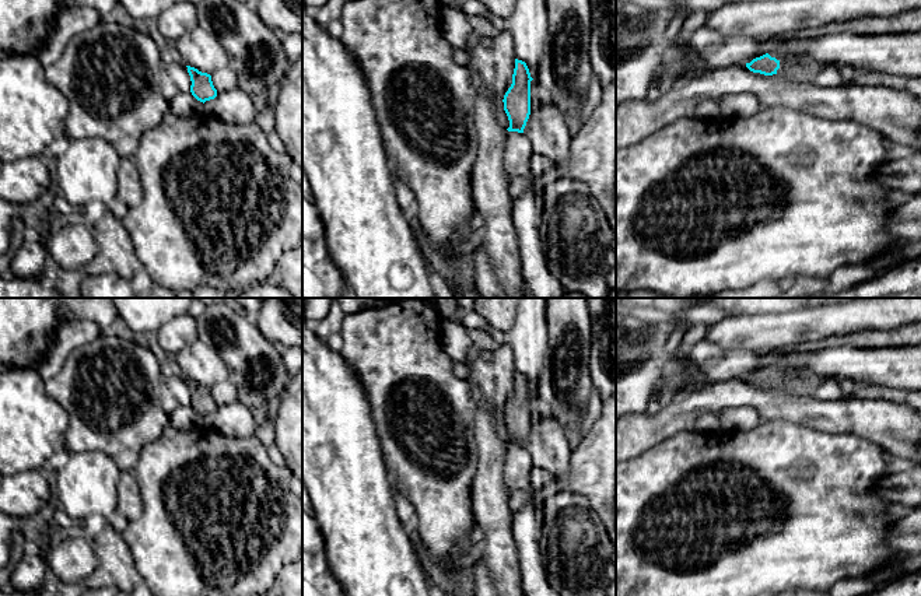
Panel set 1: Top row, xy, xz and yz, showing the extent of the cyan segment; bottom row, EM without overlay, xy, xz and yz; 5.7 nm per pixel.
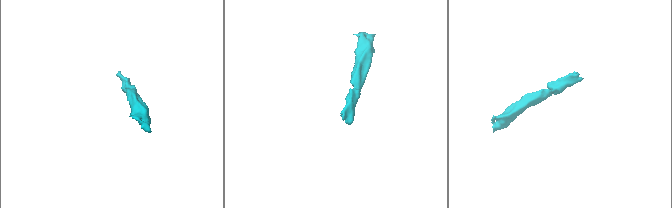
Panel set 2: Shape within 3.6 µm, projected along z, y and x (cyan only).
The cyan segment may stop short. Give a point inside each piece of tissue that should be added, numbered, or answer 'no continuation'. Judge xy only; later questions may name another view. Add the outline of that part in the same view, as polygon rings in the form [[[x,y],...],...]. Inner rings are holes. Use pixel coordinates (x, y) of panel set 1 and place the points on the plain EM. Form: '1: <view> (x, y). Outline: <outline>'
no continuation

